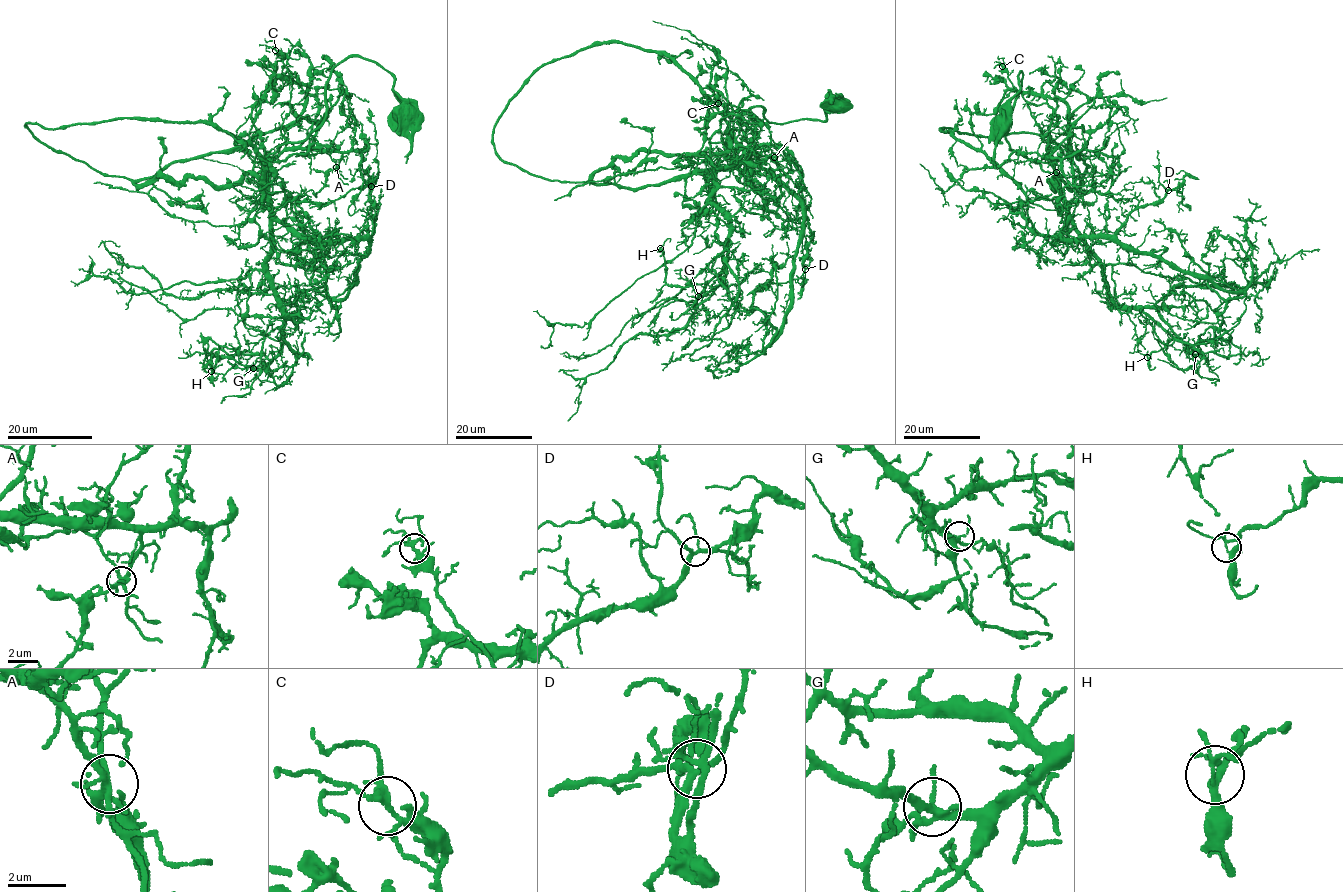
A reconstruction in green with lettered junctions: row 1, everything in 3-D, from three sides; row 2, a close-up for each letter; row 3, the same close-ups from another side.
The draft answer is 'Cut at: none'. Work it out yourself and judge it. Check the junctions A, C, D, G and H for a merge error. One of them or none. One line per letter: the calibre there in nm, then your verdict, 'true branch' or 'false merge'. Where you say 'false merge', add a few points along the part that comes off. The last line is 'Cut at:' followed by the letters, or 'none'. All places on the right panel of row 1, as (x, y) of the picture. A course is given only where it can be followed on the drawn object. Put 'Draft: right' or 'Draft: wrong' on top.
Draft: wrong
A: calibre 240 nm; false merge; course (1056, 172), (1055, 160), (1065, 147)
C: calibre 170 nm; true branch
D: calibre 240 nm; true branch
G: calibre 240 nm; true branch
H: calibre 180 nm; true branch
Cut at: A

